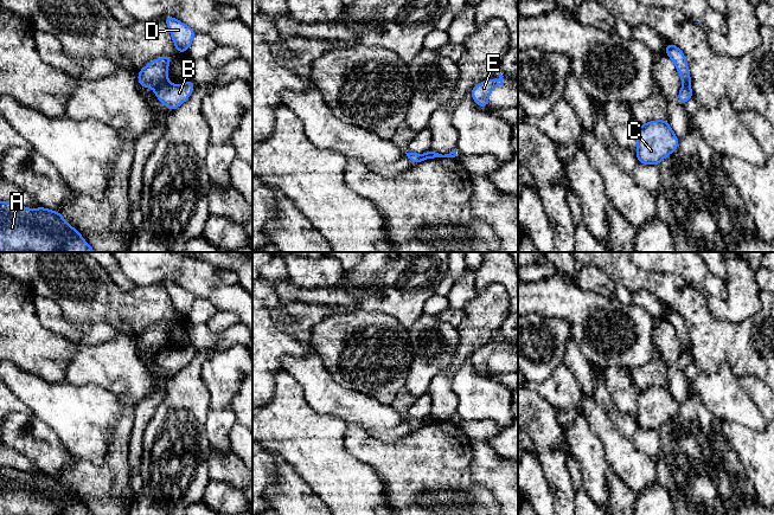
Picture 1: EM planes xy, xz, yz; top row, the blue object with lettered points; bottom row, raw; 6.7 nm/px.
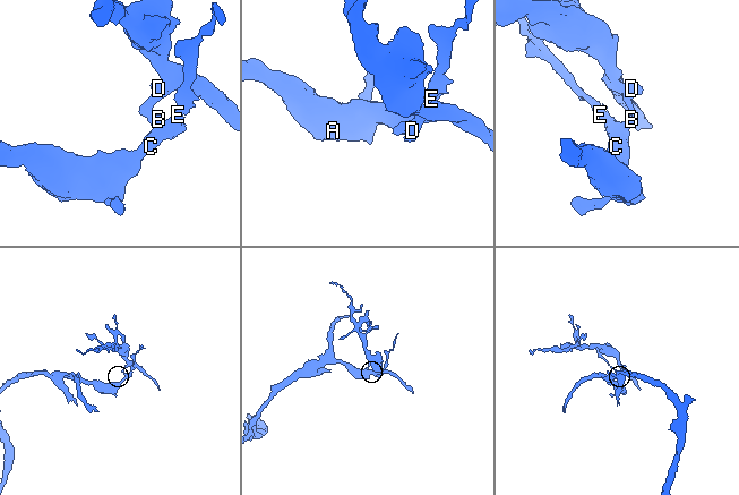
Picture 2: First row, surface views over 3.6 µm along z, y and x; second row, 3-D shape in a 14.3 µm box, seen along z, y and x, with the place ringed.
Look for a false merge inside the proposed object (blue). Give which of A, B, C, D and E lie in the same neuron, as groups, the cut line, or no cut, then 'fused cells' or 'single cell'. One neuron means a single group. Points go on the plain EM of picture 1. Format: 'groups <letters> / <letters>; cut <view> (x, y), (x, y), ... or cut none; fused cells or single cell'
groups A B C E / D; cut xy (167, 346), (154, 354); fused cells

